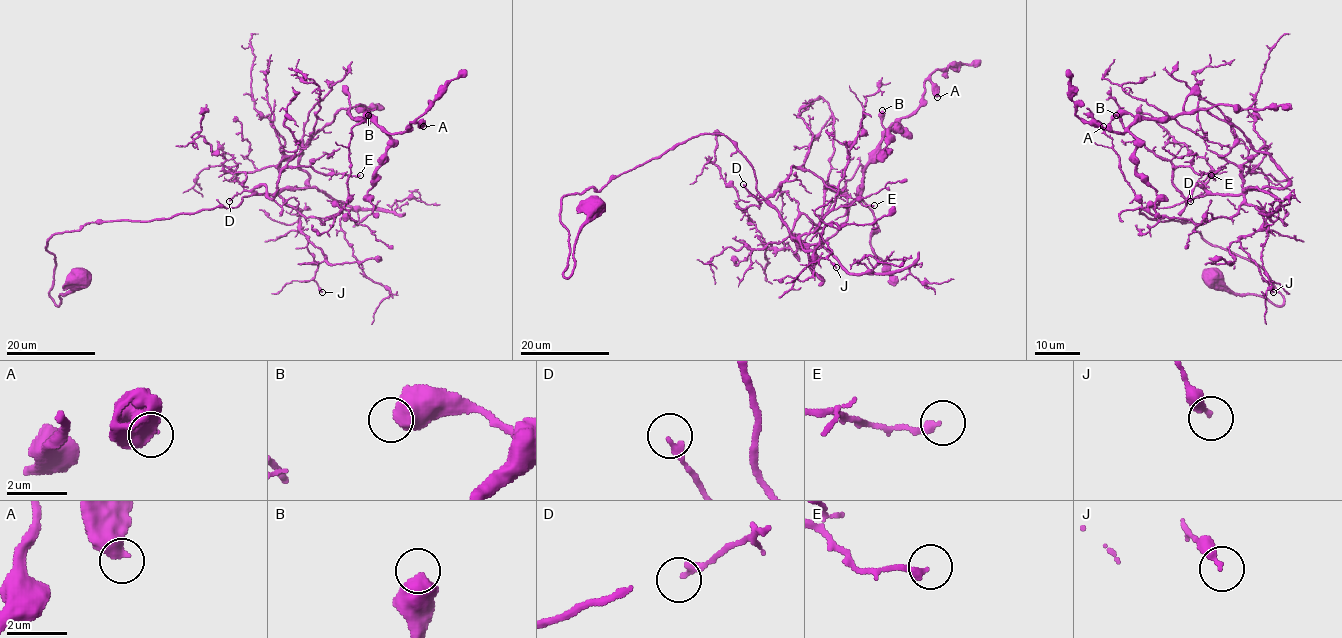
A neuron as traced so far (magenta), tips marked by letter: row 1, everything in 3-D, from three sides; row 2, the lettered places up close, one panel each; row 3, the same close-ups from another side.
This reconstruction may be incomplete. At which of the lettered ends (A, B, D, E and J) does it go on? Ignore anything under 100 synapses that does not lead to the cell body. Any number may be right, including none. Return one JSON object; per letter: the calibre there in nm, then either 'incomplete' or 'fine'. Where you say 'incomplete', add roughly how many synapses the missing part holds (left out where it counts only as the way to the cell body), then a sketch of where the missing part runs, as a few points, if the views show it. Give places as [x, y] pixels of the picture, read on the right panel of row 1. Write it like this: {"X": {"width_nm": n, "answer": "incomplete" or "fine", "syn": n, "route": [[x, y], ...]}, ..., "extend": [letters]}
{"A": {"width_nm": 600, "answer": "fine"}, "B": {"width_nm": 650, "answer": "fine"}, "D": {"width_nm": 240, "answer": "fine"}, "E": {"width_nm": 240, "answer": "fine"}, "J": {"width_nm": 280, "answer": "fine"}, "extend": []}

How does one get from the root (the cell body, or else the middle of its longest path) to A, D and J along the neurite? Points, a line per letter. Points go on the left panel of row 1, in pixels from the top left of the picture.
A: (80, 271), (58, 305), (46, 248), (54, 234), (306, 187), (302, 149), (341, 109), (390, 134), (423, 126)
D: (80, 271), (58, 305), (46, 248), (54, 234), (236, 207), (252, 193), (229, 201)
J: (80, 271), (58, 305), (46, 248), (54, 234), (276, 194), (301, 212), (322, 292)

